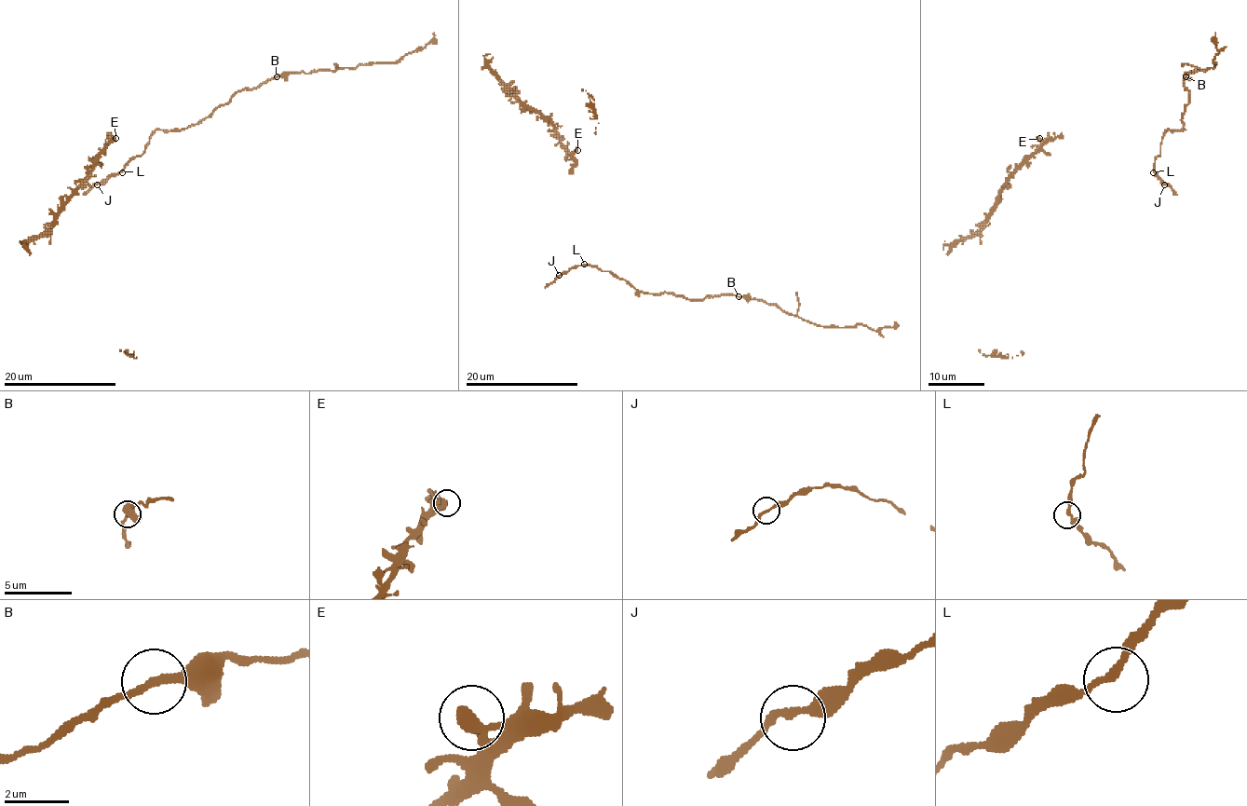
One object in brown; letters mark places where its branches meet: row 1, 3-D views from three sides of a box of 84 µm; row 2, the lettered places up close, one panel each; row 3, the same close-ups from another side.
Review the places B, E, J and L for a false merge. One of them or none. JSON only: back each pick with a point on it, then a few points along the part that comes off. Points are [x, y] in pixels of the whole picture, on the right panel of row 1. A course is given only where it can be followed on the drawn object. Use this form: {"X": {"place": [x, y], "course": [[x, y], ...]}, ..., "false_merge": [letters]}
{"B": {"place": [1186, 76], "course": [[1186, 76], [1216, 63], [1213, 58], [1219, 52], [1215, 33]]}, "false_merge": ["B"]}

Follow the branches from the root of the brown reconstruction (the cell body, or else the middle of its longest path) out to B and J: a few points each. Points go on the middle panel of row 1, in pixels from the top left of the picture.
B: (587, 264), (610, 271), (636, 290), (649, 293), (673, 293), (688, 299), (720, 295), (738, 296)
J: (587, 264), (572, 266), (559, 275)

